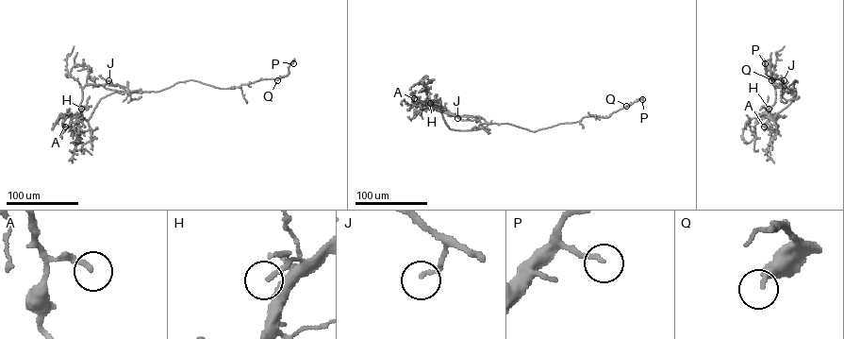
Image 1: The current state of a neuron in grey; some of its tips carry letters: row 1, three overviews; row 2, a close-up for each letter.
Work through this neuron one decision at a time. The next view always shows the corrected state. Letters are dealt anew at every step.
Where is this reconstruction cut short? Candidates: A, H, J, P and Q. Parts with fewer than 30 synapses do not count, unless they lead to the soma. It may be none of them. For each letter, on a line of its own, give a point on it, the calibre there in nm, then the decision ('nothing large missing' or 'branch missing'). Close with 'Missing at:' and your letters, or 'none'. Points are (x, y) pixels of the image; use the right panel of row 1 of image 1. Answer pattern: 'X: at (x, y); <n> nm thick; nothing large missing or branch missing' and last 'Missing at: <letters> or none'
A: at (764, 127); 200 nm thick; nothing large missing
H: at (769, 109); 140 nm thick; nothing large missing
J: at (784, 80); 150 nm thick; nothing large missing
P: at (765, 63); 160 nm thick; nothing large missing
Q: at (771, 80); 280 nm thick; nothing large missing
Missing at: none

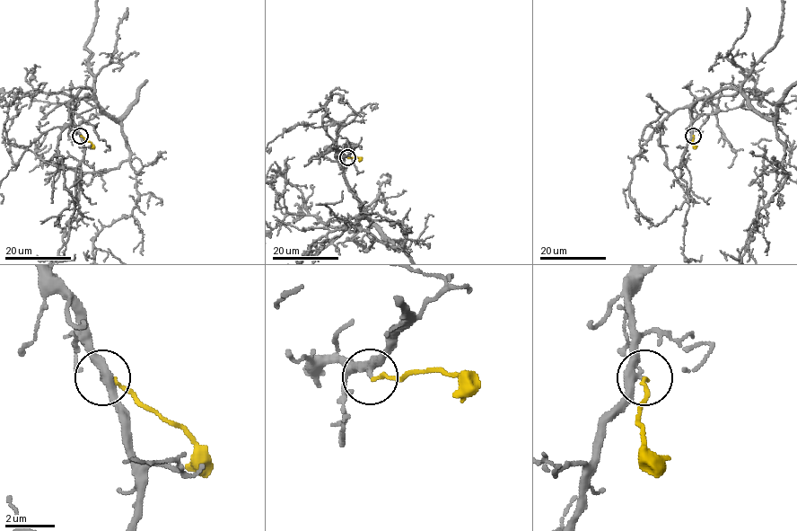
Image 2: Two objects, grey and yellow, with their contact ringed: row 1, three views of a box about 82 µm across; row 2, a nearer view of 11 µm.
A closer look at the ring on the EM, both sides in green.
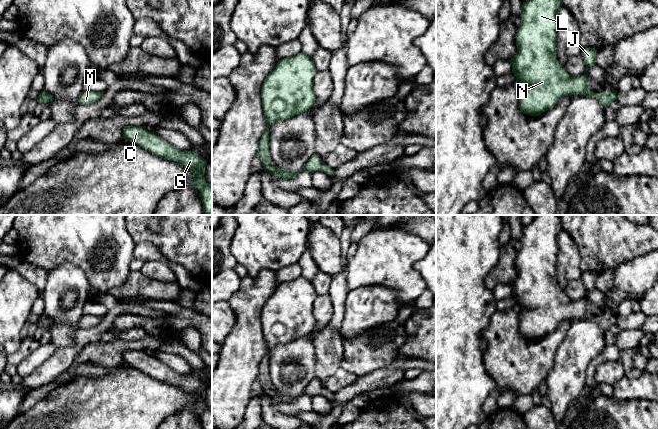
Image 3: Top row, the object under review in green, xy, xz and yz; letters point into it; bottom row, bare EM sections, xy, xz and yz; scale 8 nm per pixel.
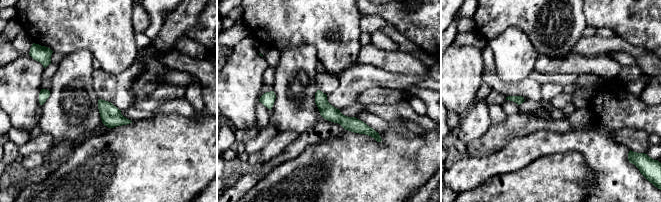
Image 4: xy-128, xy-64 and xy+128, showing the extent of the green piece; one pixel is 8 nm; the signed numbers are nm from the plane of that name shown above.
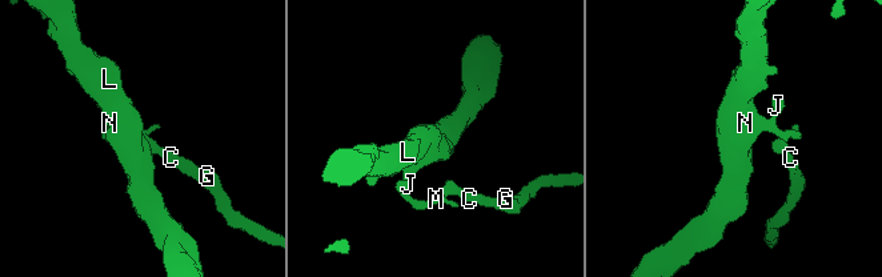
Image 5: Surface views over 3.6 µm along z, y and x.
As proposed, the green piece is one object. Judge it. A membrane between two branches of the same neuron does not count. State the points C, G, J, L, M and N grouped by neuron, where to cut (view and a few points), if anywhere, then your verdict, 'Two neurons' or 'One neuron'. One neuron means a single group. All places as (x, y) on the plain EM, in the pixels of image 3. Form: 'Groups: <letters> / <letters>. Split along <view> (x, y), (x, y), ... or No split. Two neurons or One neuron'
Groups: C G J L M N. No split. One neuron

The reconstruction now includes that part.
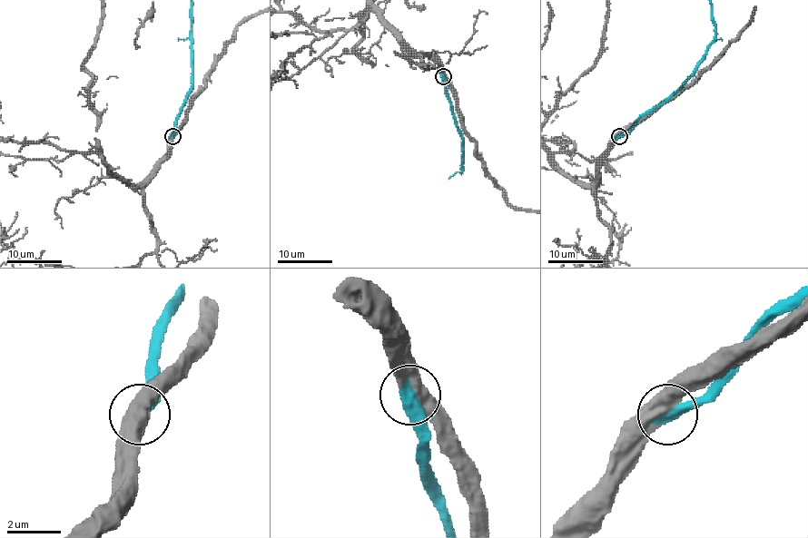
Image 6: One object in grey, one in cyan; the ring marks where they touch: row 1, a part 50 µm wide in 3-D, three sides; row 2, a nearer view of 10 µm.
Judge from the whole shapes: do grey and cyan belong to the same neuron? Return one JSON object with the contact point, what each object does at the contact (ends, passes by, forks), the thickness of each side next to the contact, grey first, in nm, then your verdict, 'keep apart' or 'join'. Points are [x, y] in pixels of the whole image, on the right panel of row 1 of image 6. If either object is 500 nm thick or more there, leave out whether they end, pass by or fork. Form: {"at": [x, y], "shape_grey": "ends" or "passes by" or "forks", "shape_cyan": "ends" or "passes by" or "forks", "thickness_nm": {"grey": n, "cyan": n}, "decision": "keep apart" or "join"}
{"at": [619, 136], "thickness_nm": {"grey": 550, "cyan": 500}, "decision": "join"}

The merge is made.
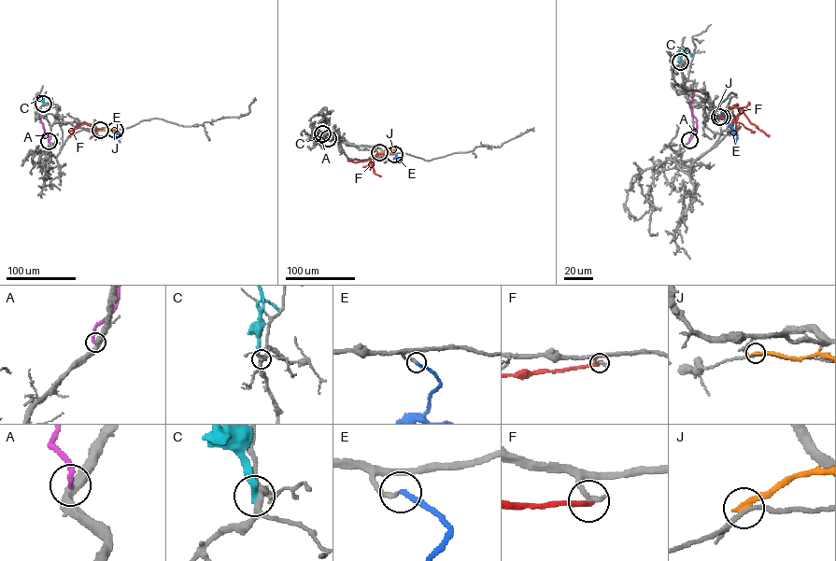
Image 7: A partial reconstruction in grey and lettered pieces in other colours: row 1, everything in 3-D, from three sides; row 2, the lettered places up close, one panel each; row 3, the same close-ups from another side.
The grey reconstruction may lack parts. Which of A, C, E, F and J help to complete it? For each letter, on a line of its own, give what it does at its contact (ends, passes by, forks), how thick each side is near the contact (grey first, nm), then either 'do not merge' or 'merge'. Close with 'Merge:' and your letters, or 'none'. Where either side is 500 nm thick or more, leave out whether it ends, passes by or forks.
A: it ends there; 420 nm thick on the grey side, 240 nm on the other; do not merge
C: it ends there; 280 nm thick on the grey side, 360 nm on the other; do not merge
E: it ends there; 200 nm thick on the grey side, 220 nm on the other; merge
F: it ends there; 280 nm thick on the grey side, 320 nm on the other; do not merge
J: it ends there; 240 nm thick on the grey side, 300 nm on the other; do not merge
Merge: E

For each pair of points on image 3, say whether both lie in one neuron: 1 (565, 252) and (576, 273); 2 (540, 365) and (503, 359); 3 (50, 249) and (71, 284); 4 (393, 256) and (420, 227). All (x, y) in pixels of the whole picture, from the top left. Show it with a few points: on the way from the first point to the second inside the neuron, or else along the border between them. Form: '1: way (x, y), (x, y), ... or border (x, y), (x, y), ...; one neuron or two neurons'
1: way (568, 257), (568, 265), (571, 268); one neuron
2: way (531, 363), (516, 363), (512, 360); one neuron
3: border (83, 270), (63, 262), (48, 271); two neurons
4: border (392, 226), (417, 234), (425, 241); two neurons

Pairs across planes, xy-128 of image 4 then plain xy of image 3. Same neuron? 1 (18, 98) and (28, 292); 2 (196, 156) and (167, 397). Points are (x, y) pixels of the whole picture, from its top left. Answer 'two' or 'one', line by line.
1: one
2: one

